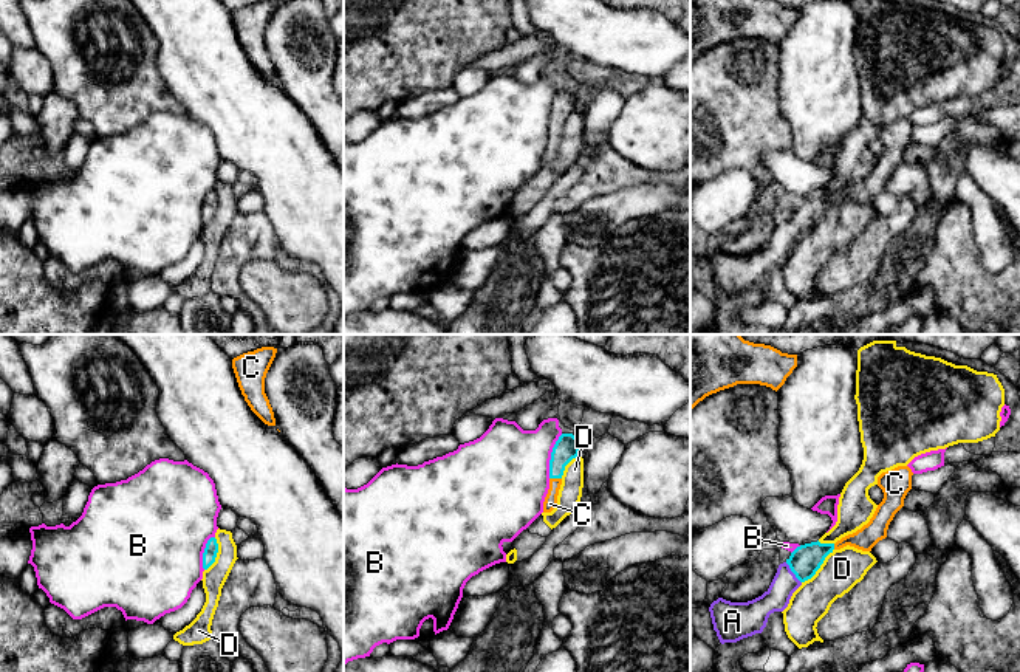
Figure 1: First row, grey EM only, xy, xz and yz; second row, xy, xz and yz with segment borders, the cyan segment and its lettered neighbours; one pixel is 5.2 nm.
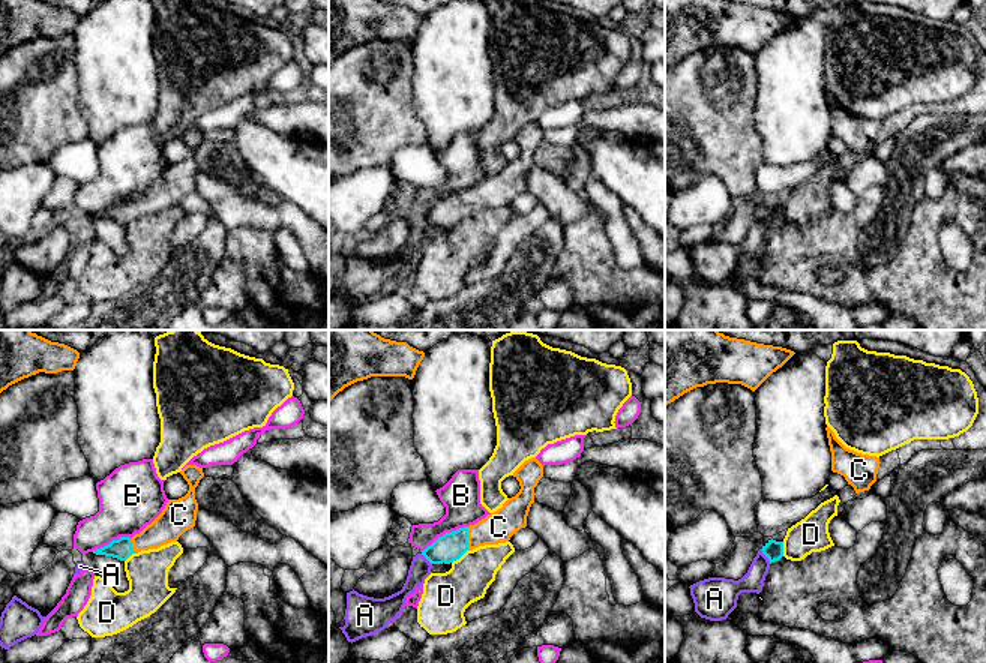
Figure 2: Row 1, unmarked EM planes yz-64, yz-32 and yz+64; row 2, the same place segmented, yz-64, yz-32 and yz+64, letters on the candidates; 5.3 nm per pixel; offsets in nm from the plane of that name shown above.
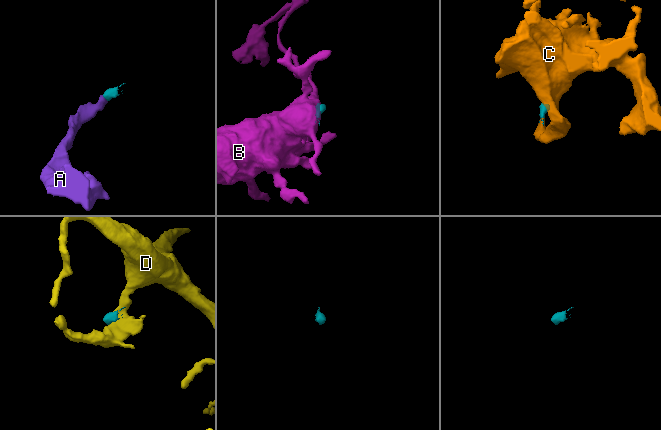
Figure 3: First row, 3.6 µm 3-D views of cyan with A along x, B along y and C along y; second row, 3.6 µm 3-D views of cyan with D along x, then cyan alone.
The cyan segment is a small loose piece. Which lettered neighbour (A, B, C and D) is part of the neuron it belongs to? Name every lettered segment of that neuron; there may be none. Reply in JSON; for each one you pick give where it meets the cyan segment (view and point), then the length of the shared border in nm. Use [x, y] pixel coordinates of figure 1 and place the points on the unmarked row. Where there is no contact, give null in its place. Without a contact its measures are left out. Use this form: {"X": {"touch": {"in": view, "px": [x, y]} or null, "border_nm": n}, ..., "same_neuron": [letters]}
{"A": {"touch": {"in": "yz", "px": [793, 225]}, "border_nm": 140}, "C": {"touch": {"in": "xz", "px": [556, 130]}, "border_nm": 60}, "same_neuron": ["A", "C"]}

